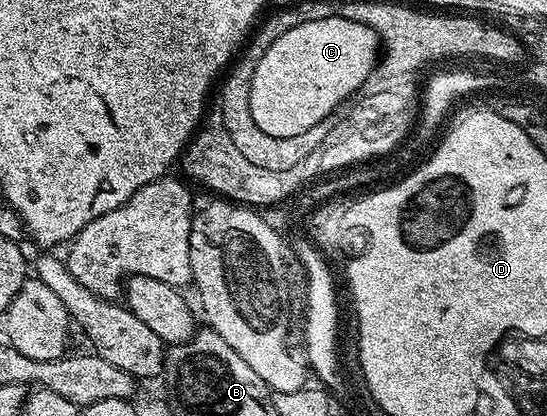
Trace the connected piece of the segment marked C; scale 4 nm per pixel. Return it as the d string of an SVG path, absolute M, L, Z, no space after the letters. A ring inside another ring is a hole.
M340 17L310 20L306 24L298 24L298 28L290 28L290 32L282 32L282 36L278 36L278 40L274 40L274 44L270 44L270 48L266 50L262 60L258 62L257 71L254 72L253 84L250 88L250 111L254 116L255 123L258 124L258 128L269 136L274 137L298 136L300 133L306 132L307 129L318 124L336 105L342 104L343 101L346 101L360 88L361 84L375 68L381 50L381 39L370 27L367 27L366 24L354 23L352 20Z

